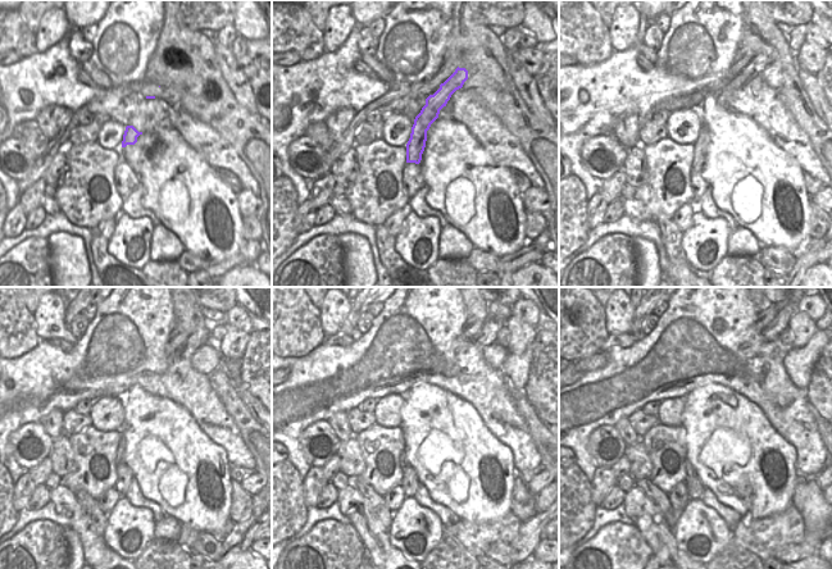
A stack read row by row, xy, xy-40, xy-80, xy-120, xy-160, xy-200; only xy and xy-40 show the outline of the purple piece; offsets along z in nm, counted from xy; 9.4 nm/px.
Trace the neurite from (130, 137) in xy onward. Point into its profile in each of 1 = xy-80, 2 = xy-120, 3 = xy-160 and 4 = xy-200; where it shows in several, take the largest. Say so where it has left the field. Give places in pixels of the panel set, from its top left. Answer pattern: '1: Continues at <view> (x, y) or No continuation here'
1: Continues at xy-80 (760, 62)
2: Continues at xy-120 (195, 340)
3: Continues at xy-160 (487, 333)
4: Continues at xy-200 (780, 323)

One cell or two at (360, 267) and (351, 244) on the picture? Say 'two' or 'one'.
one

